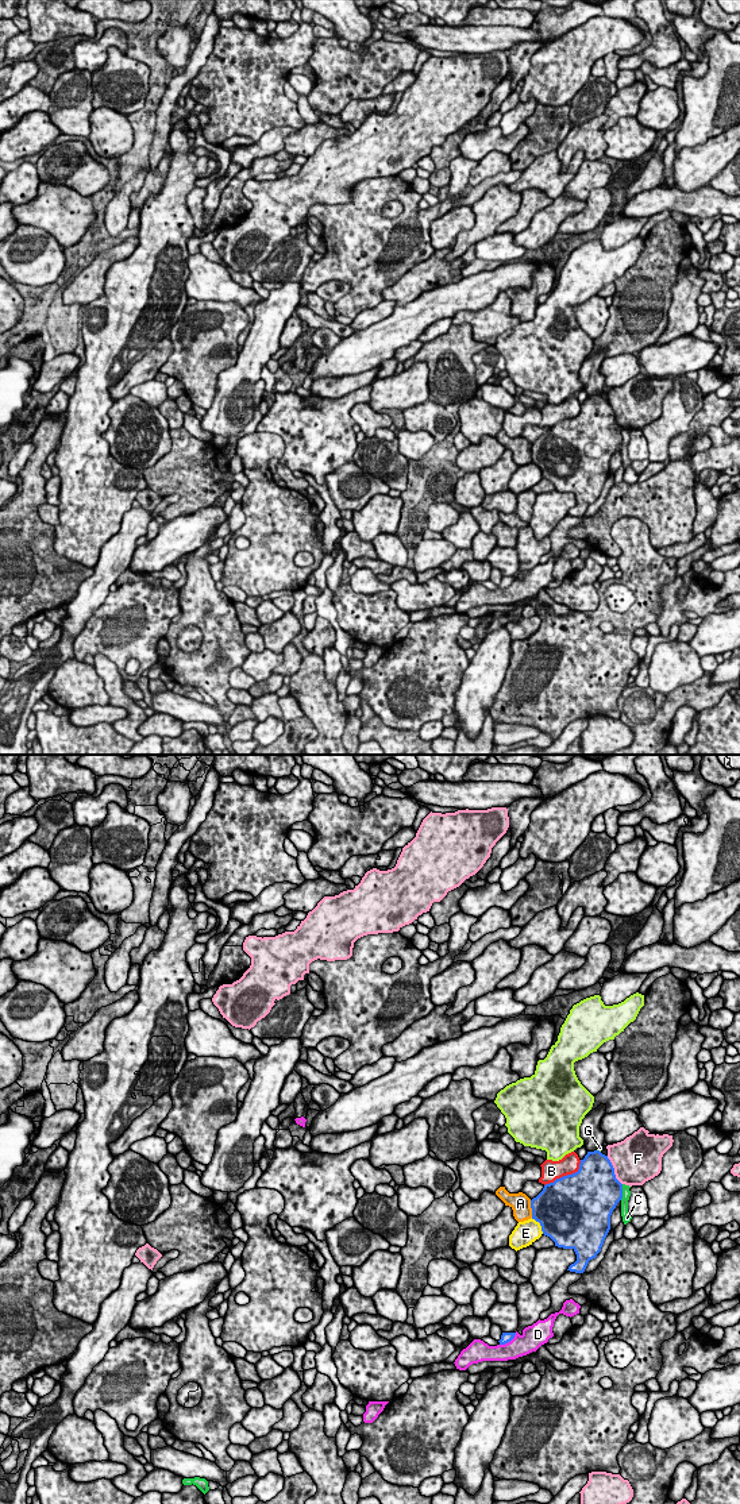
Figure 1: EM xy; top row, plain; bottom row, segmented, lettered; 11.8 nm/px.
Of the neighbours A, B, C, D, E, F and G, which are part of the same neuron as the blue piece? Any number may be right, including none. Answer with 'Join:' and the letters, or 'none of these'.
Join: none of these

